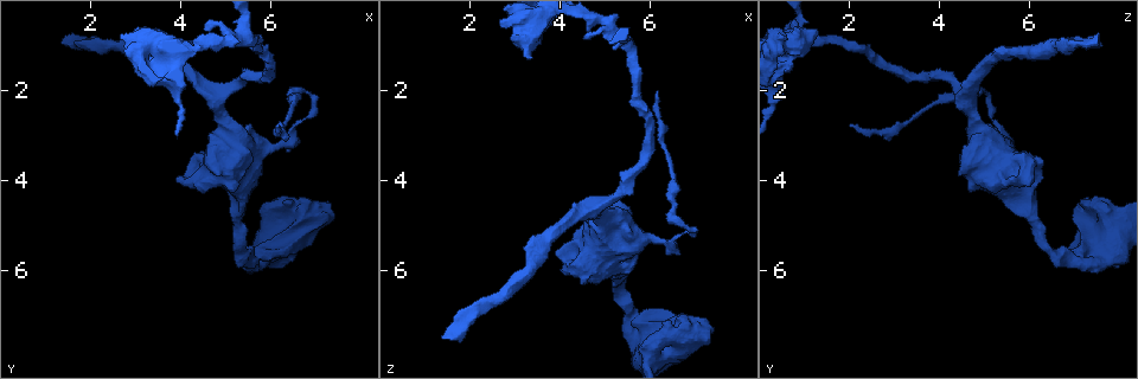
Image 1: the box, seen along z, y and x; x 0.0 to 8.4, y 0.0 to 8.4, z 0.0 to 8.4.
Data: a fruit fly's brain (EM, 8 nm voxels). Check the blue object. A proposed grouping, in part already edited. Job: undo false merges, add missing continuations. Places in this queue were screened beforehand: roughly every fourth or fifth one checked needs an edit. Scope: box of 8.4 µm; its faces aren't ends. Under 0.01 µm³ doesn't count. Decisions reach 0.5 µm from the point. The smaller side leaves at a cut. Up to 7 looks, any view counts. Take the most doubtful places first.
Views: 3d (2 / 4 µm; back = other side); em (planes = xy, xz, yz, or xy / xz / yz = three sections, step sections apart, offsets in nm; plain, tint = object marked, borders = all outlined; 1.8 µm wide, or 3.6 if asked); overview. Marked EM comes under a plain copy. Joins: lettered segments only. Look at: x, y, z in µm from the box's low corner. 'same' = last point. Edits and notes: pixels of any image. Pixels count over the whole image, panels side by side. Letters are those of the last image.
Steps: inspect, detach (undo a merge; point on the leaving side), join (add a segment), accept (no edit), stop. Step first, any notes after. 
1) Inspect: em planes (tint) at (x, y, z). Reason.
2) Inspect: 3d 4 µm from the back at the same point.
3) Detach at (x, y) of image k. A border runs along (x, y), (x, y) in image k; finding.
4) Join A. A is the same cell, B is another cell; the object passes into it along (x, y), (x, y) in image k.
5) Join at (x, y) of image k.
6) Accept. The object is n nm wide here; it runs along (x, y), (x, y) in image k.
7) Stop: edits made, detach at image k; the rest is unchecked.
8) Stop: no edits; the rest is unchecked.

Inspect: 3d 2 µm at (5.50, 0.85, 0.95). Three-way junction.

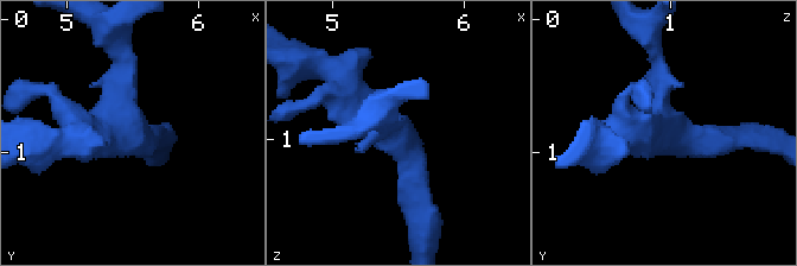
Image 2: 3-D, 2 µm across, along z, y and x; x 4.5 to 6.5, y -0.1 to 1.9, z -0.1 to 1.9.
Inspect: em 3.6 µm planes (tint) at (5.46, 0.84, 0.96). Now the EM.

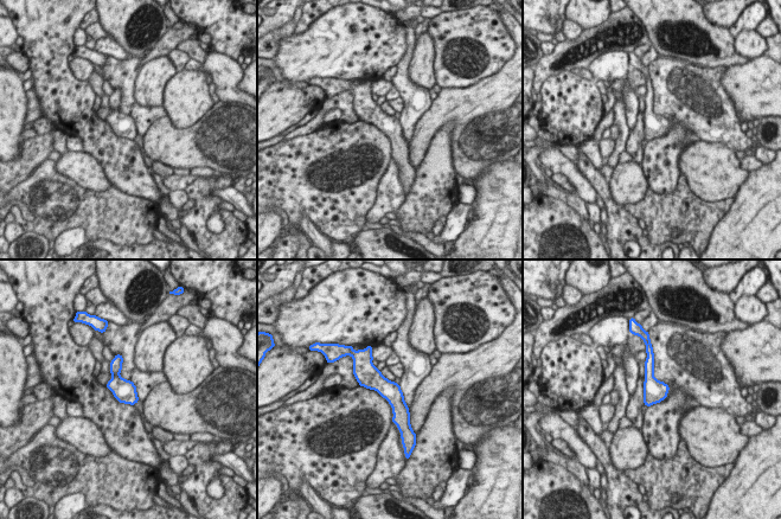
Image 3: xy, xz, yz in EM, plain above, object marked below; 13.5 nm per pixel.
Inspect: em 3.6 µm planes (borders) at the same point. What lies round it.

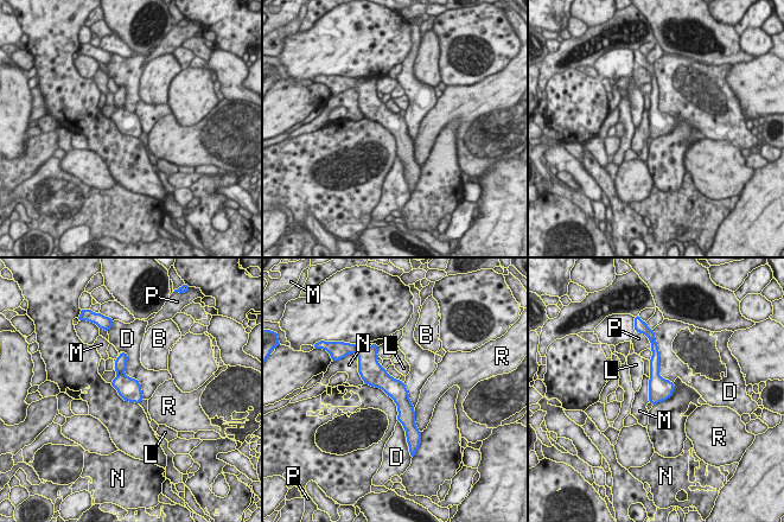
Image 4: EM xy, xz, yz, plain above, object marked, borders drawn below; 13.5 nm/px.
Accept. B, D, L, M, N, P and R are other cells; a border runs along (121, 351), (144, 399) in image 4; continuous, no second cell.

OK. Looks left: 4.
Inspect: 3d 4 µm at (4.00, 3.90, 5.70). Stops while still wide.

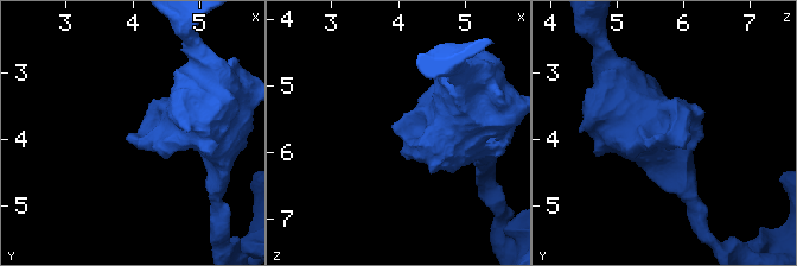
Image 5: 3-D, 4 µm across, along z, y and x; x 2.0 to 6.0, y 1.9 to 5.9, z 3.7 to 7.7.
Inspect: em planes (borders) at (3.95, 3.90, 5.70). Shape alone is not enough.

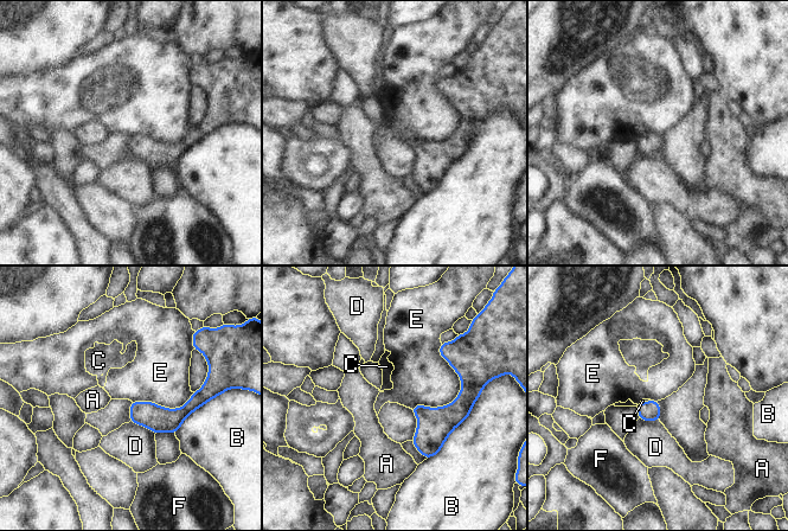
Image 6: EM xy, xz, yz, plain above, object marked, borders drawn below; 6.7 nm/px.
Accept. A, B, C, D, E and F are other cells; a border runs along (441, 343), (460, 392), (411, 409) in image 6; no lettered segment goes on from it.

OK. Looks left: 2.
Inspect: 3d 4 µm at (6.50, 2.15, 4.55). Sharp bend.

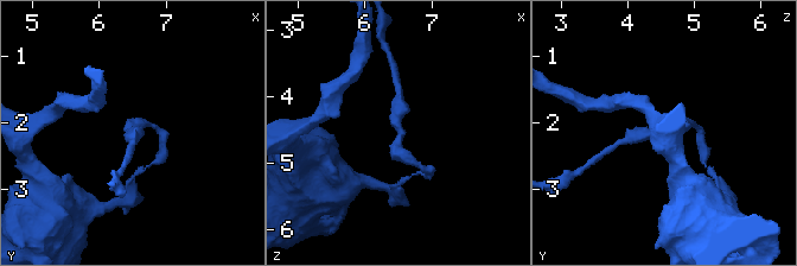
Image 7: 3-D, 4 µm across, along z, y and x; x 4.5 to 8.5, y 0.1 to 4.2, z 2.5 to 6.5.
Inspect: em planes (borders) at (6.55, 2.15, 4.50).

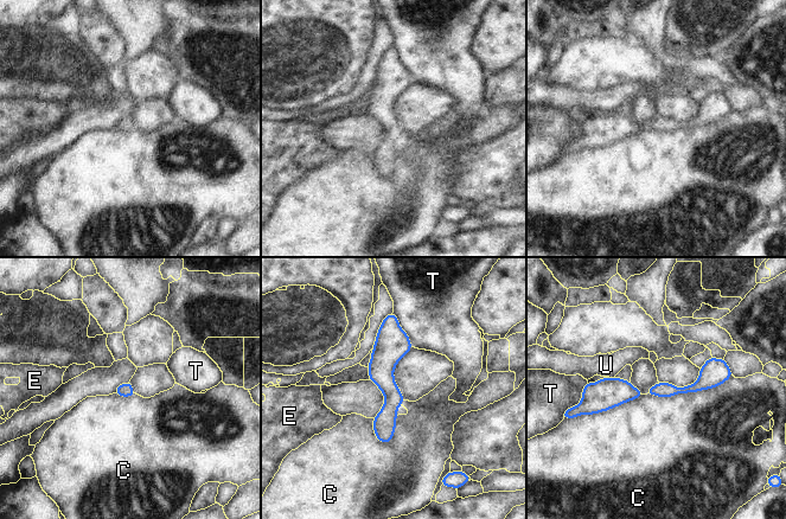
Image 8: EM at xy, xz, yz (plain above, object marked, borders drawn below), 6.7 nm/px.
Accept. C, E, T and U are other cells; continuous, no second cell.

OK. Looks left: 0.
Stop: no edits; the rest is unchecked.

